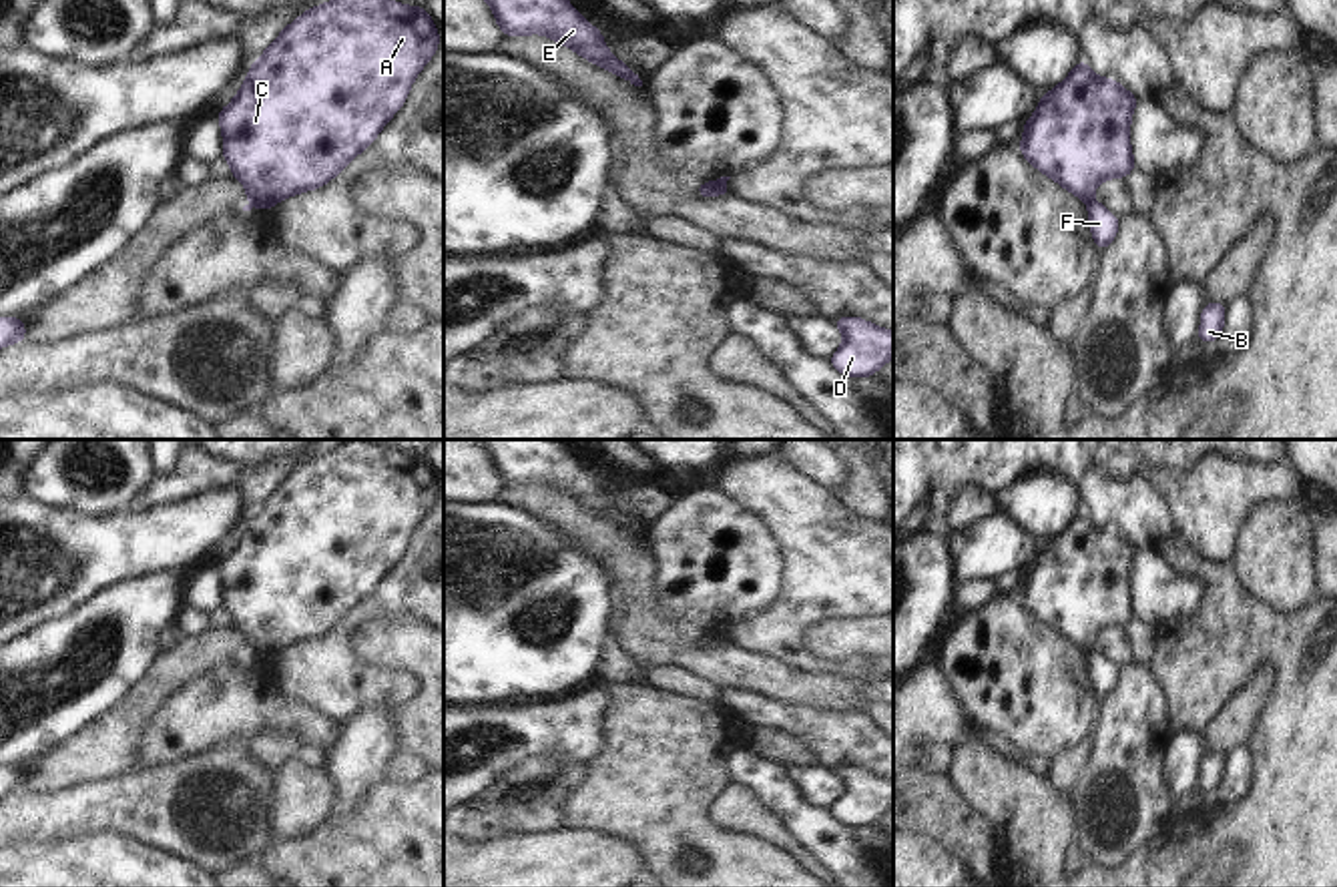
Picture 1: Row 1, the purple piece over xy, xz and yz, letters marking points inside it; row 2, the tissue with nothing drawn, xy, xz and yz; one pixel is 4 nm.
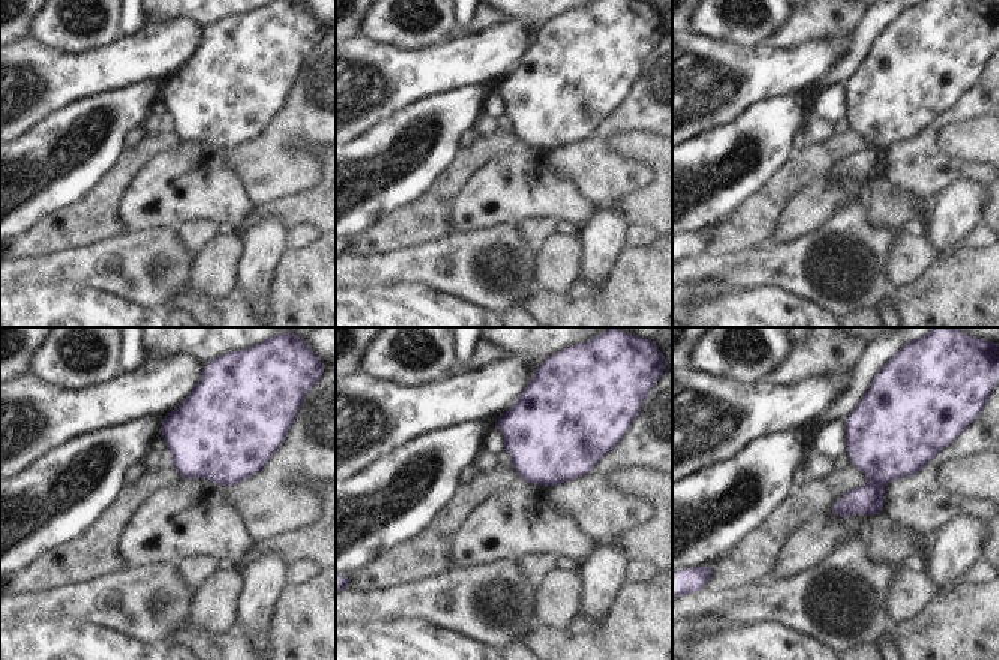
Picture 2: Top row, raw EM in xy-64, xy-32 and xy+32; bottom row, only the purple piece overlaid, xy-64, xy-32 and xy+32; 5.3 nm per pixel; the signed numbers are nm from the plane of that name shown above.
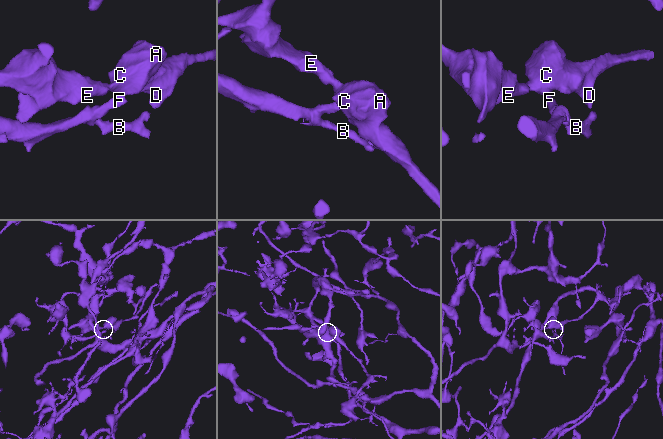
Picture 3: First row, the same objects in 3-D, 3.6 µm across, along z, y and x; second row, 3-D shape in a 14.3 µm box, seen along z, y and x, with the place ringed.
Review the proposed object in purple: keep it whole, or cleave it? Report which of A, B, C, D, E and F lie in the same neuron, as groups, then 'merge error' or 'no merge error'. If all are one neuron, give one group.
A C D E / B F | merge error

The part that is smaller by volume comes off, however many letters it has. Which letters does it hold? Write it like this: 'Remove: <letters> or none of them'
Remove: B, F.

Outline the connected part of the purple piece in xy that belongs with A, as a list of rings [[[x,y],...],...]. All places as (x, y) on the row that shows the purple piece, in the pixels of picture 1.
[[[331,0],[301,12],[251,64],[237,96],[215,112],[223,132],[223,159],[243,183],[249,201],[273,209],[281,199],[315,191],[337,177],[404,106],[440,40],[426,8],[393,0]]]

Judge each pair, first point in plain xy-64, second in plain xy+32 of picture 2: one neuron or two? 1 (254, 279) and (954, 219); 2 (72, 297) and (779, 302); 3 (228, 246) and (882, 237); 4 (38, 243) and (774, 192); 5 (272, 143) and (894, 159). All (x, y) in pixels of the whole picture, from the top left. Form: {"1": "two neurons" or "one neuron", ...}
{"1": "one neuron", "2": "one neuron", "3": "two neurons", "4": "one neuron", "5": "one neuron"}

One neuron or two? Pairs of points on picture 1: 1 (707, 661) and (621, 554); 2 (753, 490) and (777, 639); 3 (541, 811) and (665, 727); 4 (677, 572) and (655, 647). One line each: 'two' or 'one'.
1: one
2: one
3: two
4: two

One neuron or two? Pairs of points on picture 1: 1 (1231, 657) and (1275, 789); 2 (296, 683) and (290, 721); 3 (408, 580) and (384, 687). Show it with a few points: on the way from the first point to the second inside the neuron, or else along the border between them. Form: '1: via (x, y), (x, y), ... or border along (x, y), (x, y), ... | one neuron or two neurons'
1: via (1275, 659), (1287, 671), (1287, 745) | one neuron
2: border along (272, 659), (278, 687), (334, 723) | two neurons
3: via (376, 607), (344, 631), (344, 657), (352, 665) | one neuron

